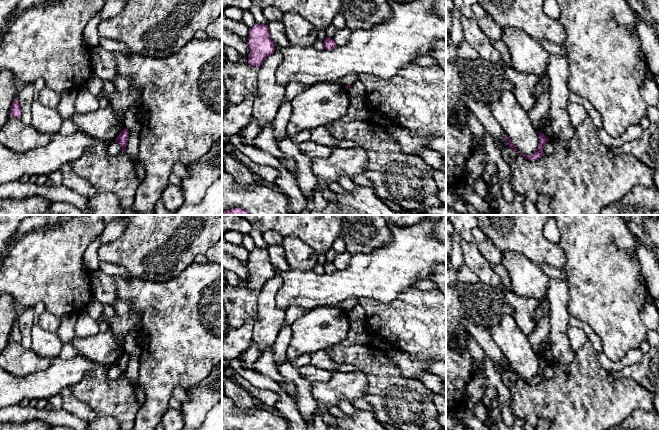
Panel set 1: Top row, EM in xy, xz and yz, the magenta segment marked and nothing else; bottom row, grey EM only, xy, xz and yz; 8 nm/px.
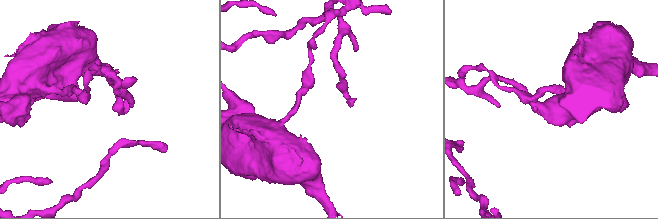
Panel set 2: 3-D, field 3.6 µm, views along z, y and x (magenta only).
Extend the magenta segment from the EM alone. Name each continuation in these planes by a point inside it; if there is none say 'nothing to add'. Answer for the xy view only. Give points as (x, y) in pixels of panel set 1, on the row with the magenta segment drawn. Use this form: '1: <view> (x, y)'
nothing to add

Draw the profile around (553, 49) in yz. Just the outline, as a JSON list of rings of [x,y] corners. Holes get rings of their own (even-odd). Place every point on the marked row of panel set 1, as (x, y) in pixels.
[[[546,40],[541,41],[540,44],[550,55],[560,56],[567,59],[567,53],[564,46]]]

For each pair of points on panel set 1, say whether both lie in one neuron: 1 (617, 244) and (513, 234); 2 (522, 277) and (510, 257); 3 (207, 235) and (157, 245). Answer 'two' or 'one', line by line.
1: two
2: one
3: one

